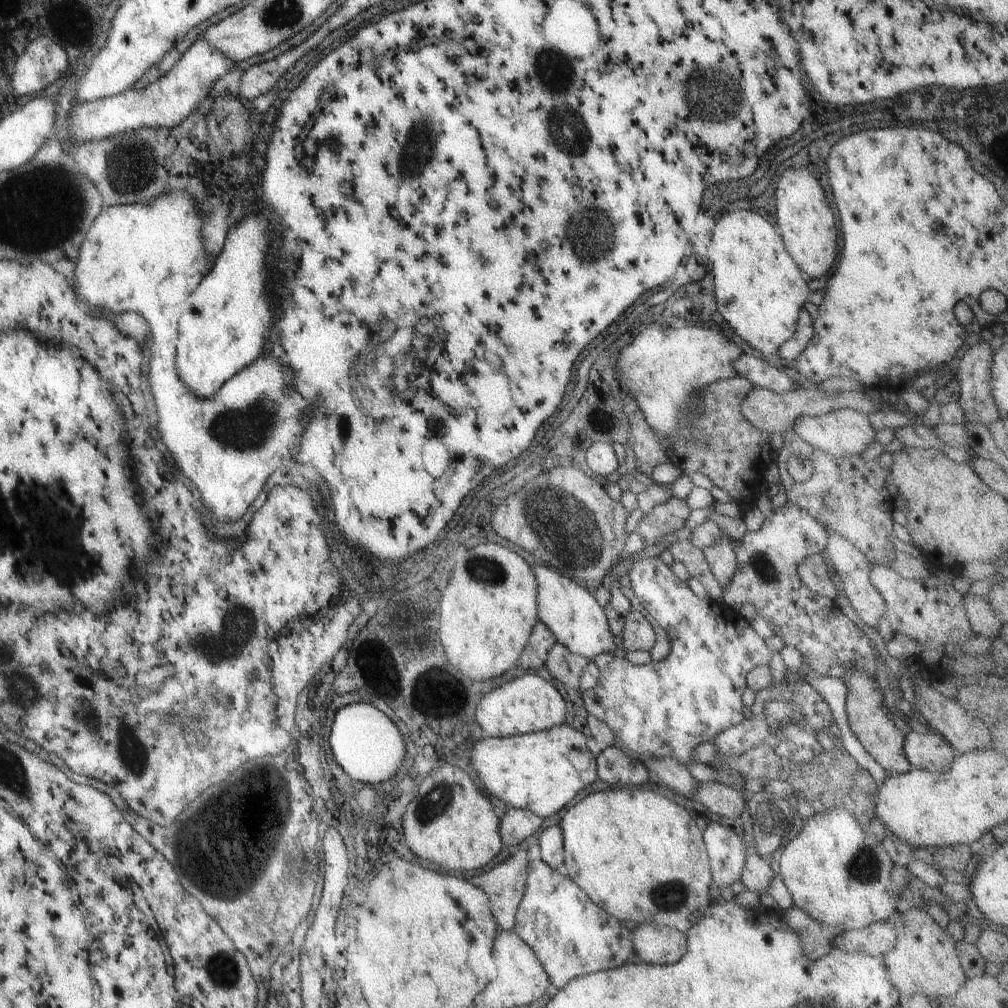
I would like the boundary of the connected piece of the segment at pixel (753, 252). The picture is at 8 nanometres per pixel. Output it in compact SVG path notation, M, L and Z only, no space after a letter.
M747 210L723 214L711 230L711 274L715 302L721 318L753 350L770 355L777 352L795 330L801 304L807 298L807 284L799 268L787 256L777 228Z

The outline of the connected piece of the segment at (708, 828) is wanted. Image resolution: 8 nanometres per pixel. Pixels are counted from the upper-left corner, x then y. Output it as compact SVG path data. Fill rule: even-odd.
M714 821L707 823L702 830L702 841L705 852L708 854L712 881L718 886L731 885L740 877L742 868L744 867L744 860L750 850L747 842L733 831L731 823L728 822L721 825Z

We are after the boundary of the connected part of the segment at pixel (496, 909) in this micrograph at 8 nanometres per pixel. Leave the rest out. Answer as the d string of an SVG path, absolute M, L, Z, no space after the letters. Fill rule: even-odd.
M527 850L516 851L493 868L469 878L469 884L485 893L487 908L499 931L509 931L514 925L514 910L523 896L528 860Z

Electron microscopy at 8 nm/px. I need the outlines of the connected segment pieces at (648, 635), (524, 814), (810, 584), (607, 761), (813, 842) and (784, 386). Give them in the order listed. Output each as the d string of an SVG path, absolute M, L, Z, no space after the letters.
M631 609L624 616L620 632L622 647L626 652L649 650L654 645L656 627L647 616Z
M508 807L498 819L498 831L503 847L519 844L529 834L533 834L541 824L541 818L536 814L525 809L514 809L513 807Z
M823 551L805 557L798 563L796 571L799 580L811 590L813 594L834 600L838 592L829 578L827 560Z
M610 746L595 756L596 778L612 787L641 786L649 779L648 770L639 756L625 754L621 749Z
M839 807L814 813L804 822L798 834L781 848L777 864L778 877L787 888L792 904L809 918L843 931L858 929L875 921L884 921L897 912L896 897L891 892L892 881L889 879L893 862L875 838L867 829L862 829L852 815Z
M742 353L734 360L733 370L737 375L746 378L753 387L761 387L780 393L793 387L792 379L787 373L779 372L763 359L754 358Z

